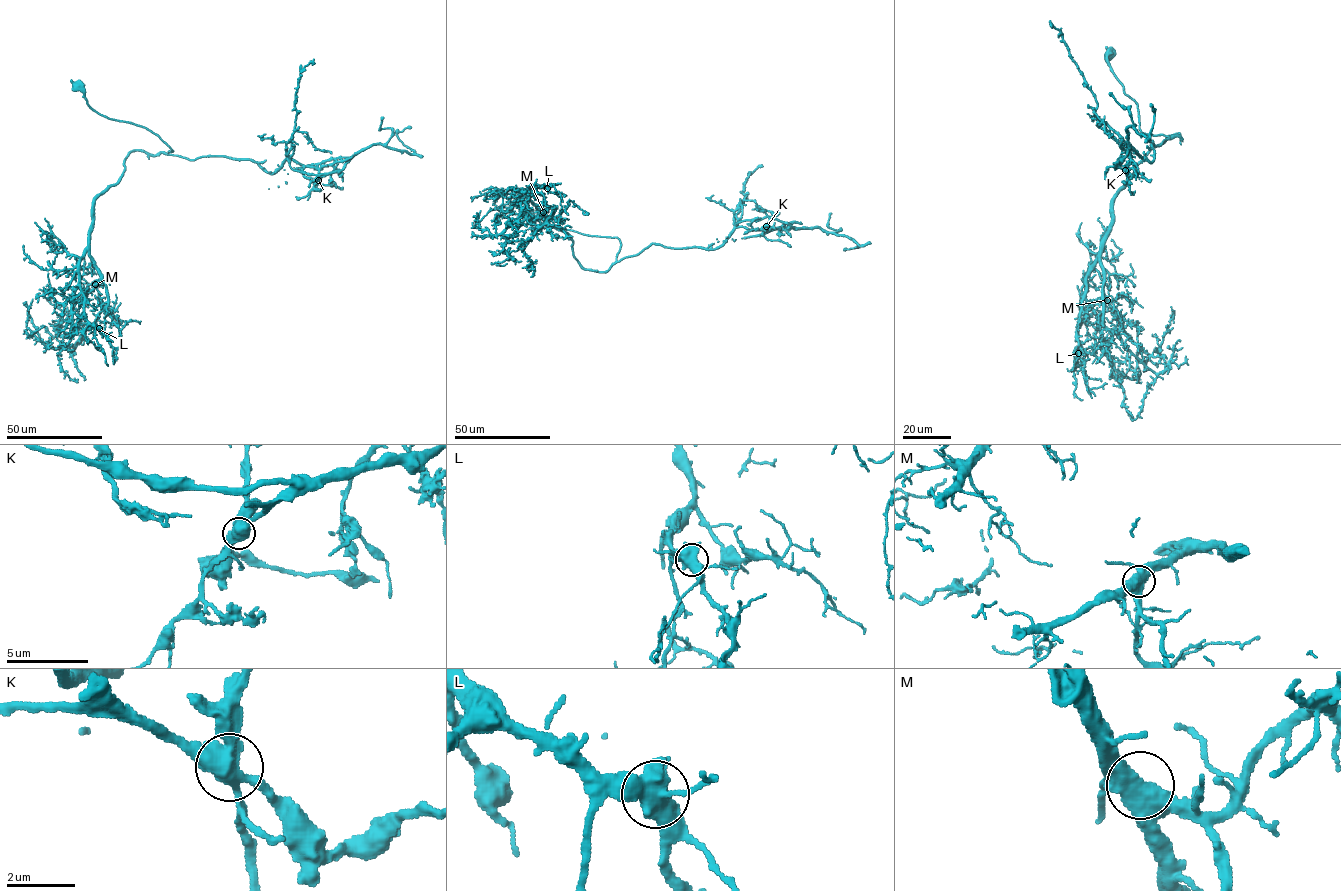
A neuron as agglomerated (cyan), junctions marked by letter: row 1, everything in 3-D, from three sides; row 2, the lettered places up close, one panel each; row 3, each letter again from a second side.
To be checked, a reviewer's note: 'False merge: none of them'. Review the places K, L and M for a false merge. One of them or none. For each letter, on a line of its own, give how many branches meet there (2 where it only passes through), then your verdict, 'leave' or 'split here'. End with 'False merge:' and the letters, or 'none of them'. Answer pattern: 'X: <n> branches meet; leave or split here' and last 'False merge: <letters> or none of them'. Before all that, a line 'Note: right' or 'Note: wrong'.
Note: wrong
K: 4 branches meet; split here
L: 4 branches meet; leave
M: 4 branches meet; leave
False merge: K

